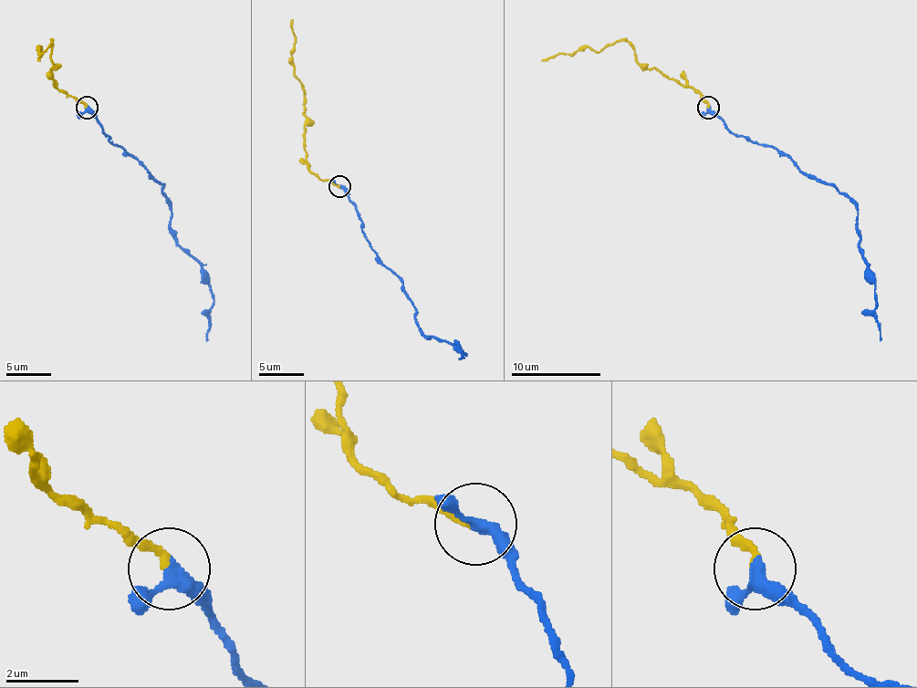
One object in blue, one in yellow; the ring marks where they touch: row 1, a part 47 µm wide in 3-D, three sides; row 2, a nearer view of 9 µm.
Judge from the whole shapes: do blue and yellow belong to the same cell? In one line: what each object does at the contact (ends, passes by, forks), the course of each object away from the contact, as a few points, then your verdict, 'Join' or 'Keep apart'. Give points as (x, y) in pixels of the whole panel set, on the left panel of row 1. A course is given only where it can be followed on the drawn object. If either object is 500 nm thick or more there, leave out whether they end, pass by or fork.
At the ring blue passes by. At the ring yellow ends. Course of blue: (87, 108), (105, 132), (163, 186), (171, 211), (170, 233), (201, 266), (201, 280), (212, 296), (205, 340). Course of yellow: (85, 108), (51, 78), (51, 41), (42, 52), (40, 47), (40, 58). Join

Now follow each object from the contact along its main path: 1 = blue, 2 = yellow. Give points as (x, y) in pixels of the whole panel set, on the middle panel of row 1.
1: (339, 185), (358, 210), (371, 250), (402, 281), (422, 335), (444, 339), (461, 353), (464, 353), (458, 359)
2: (338, 185), (322, 181), (308, 168), (304, 145), (304, 88), (295, 76), (293, 20)

